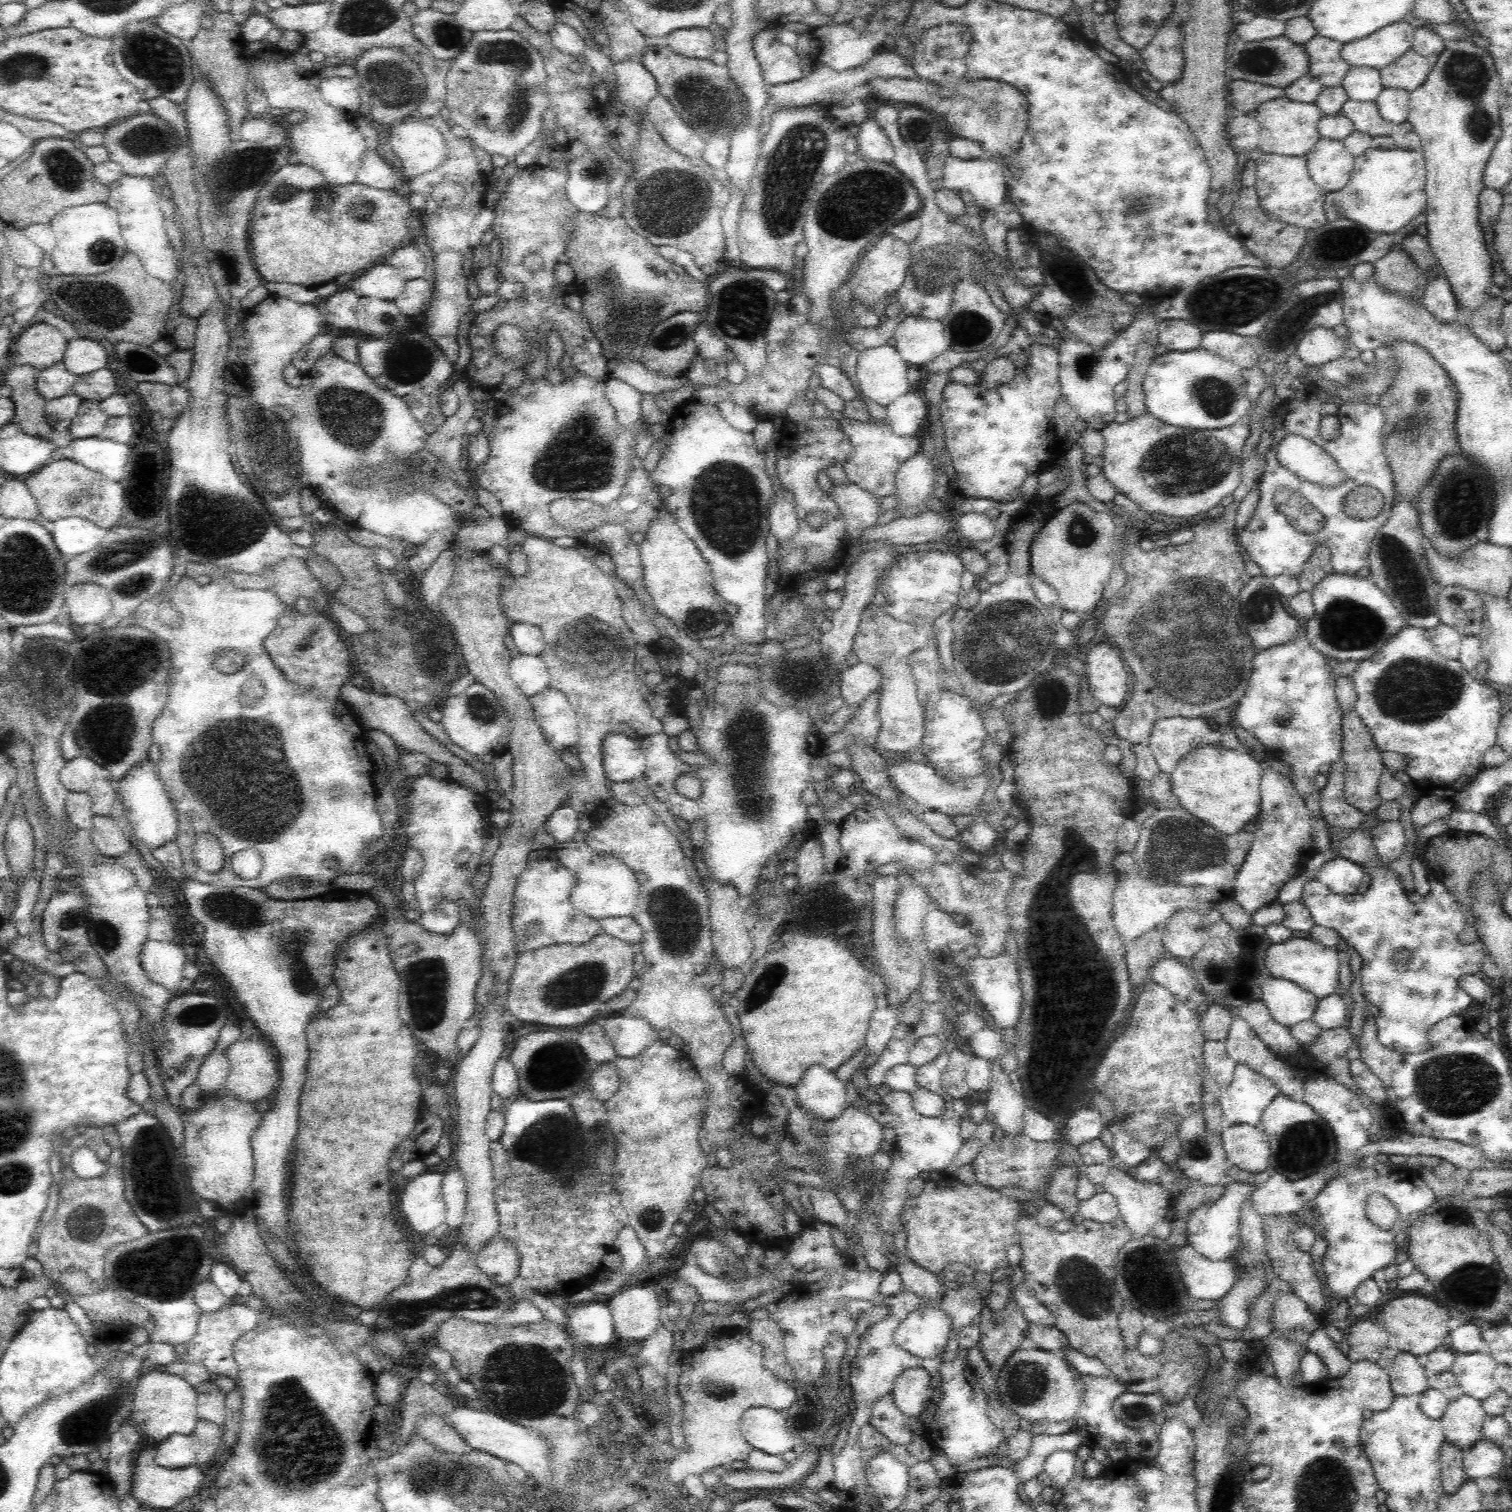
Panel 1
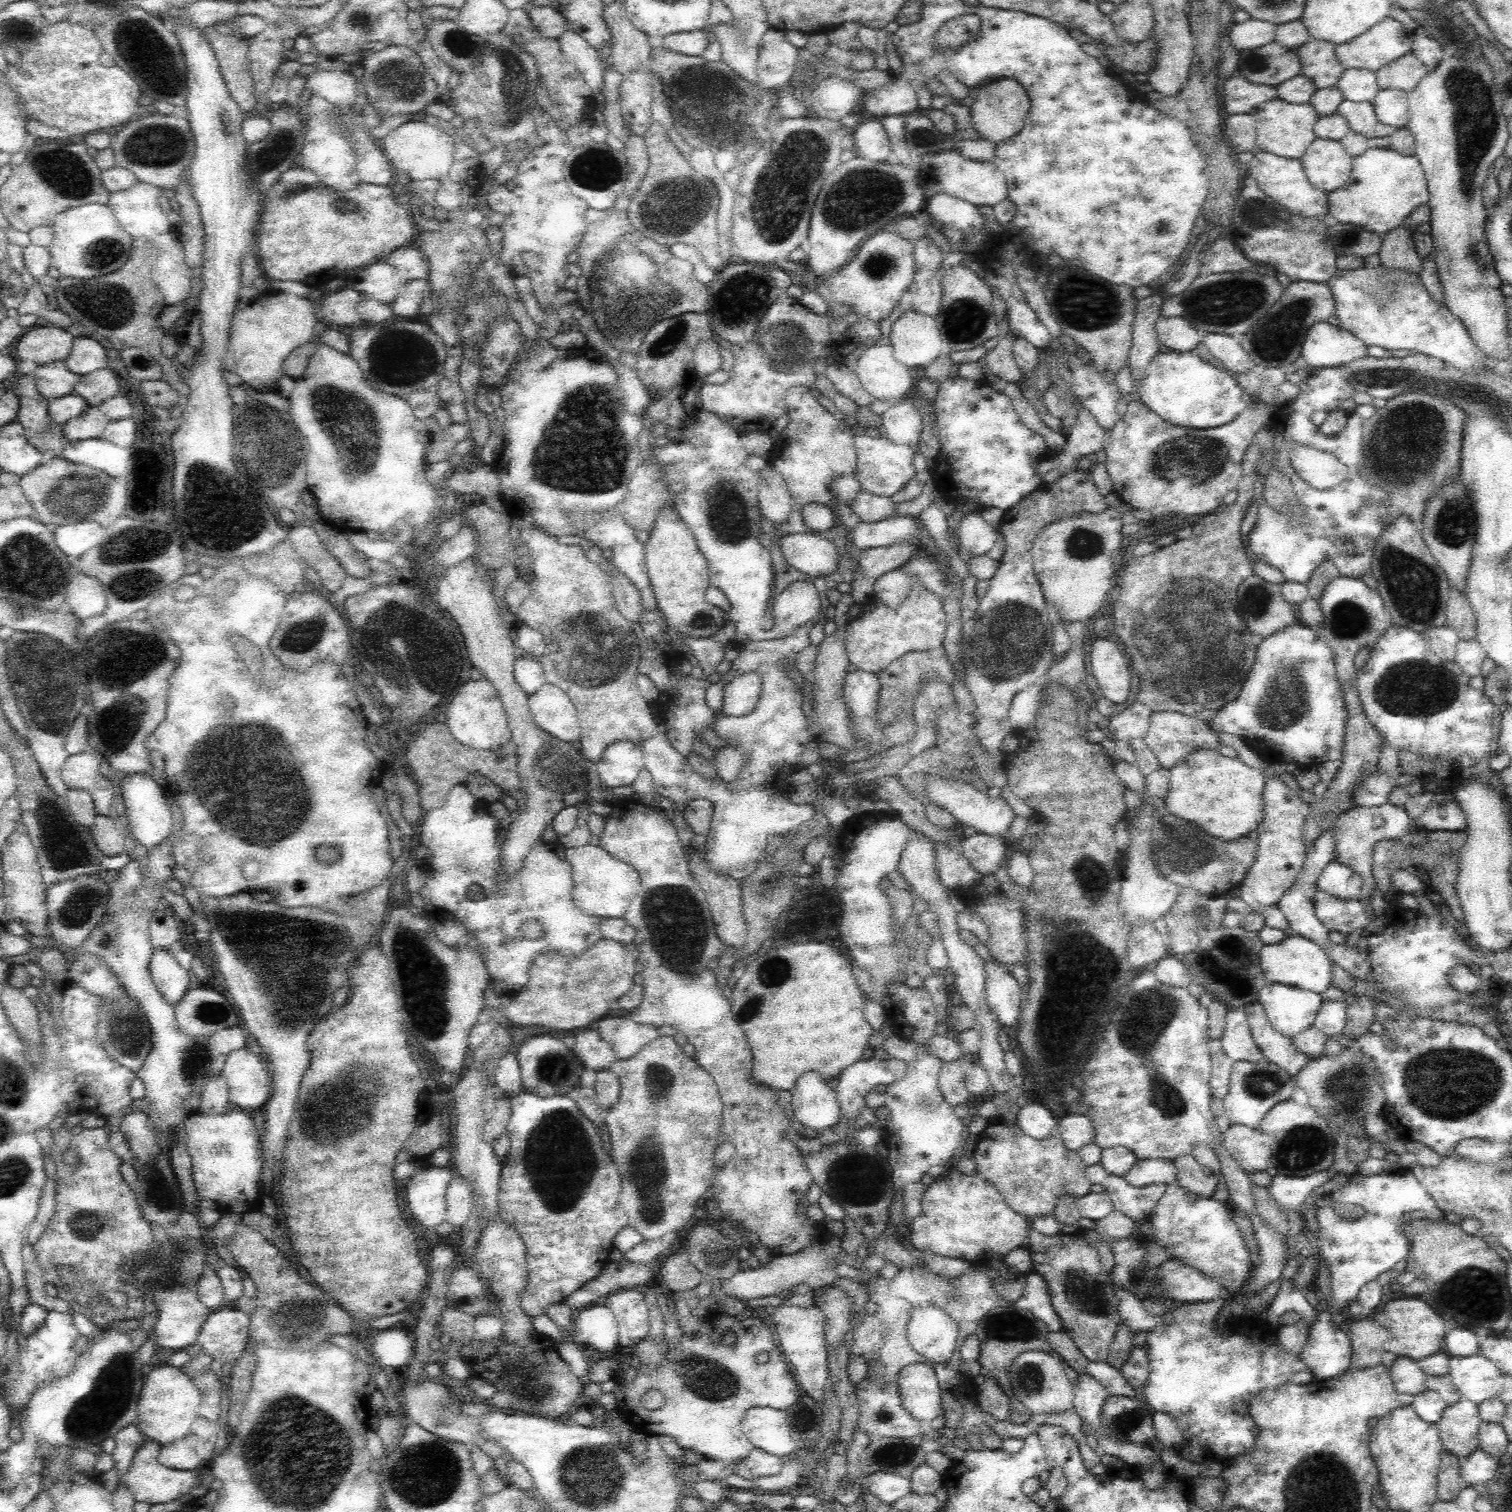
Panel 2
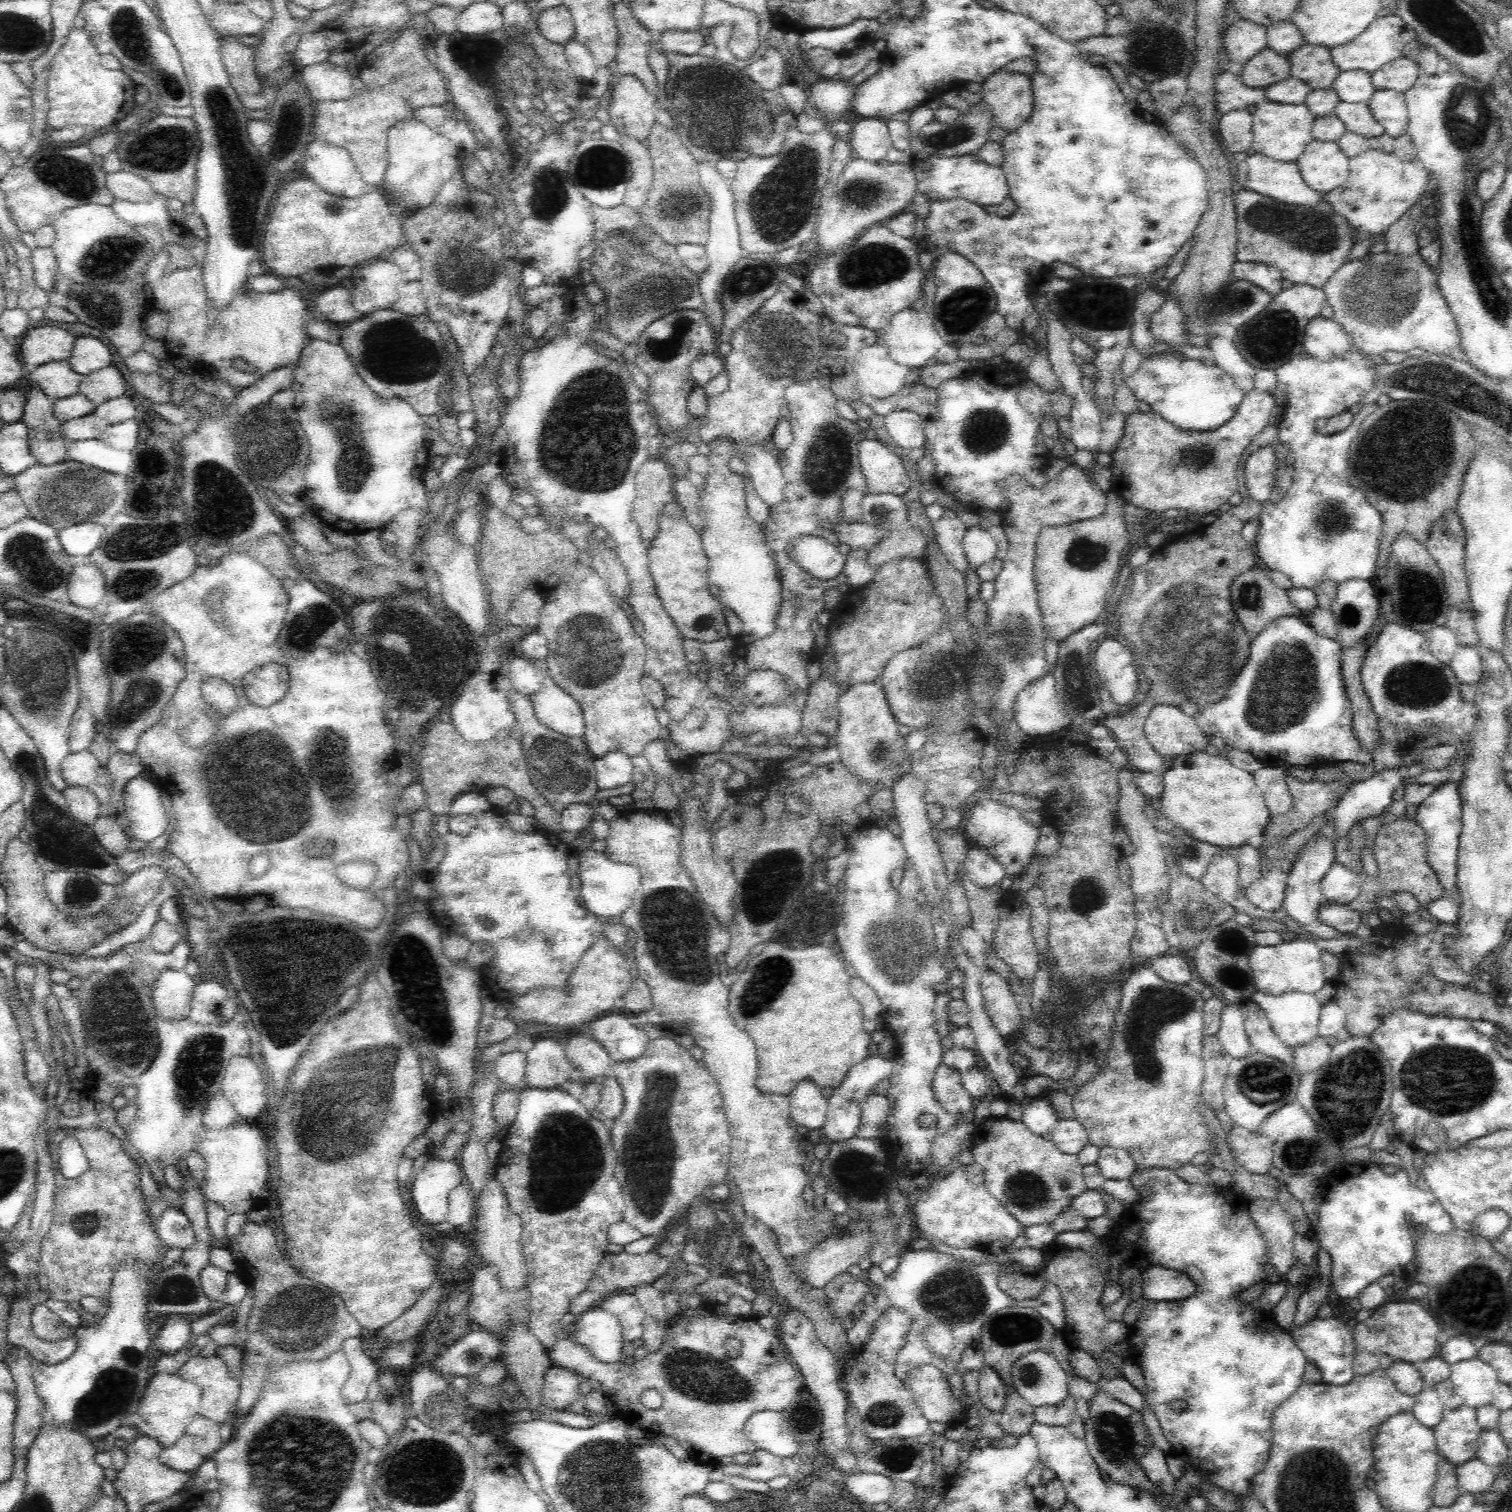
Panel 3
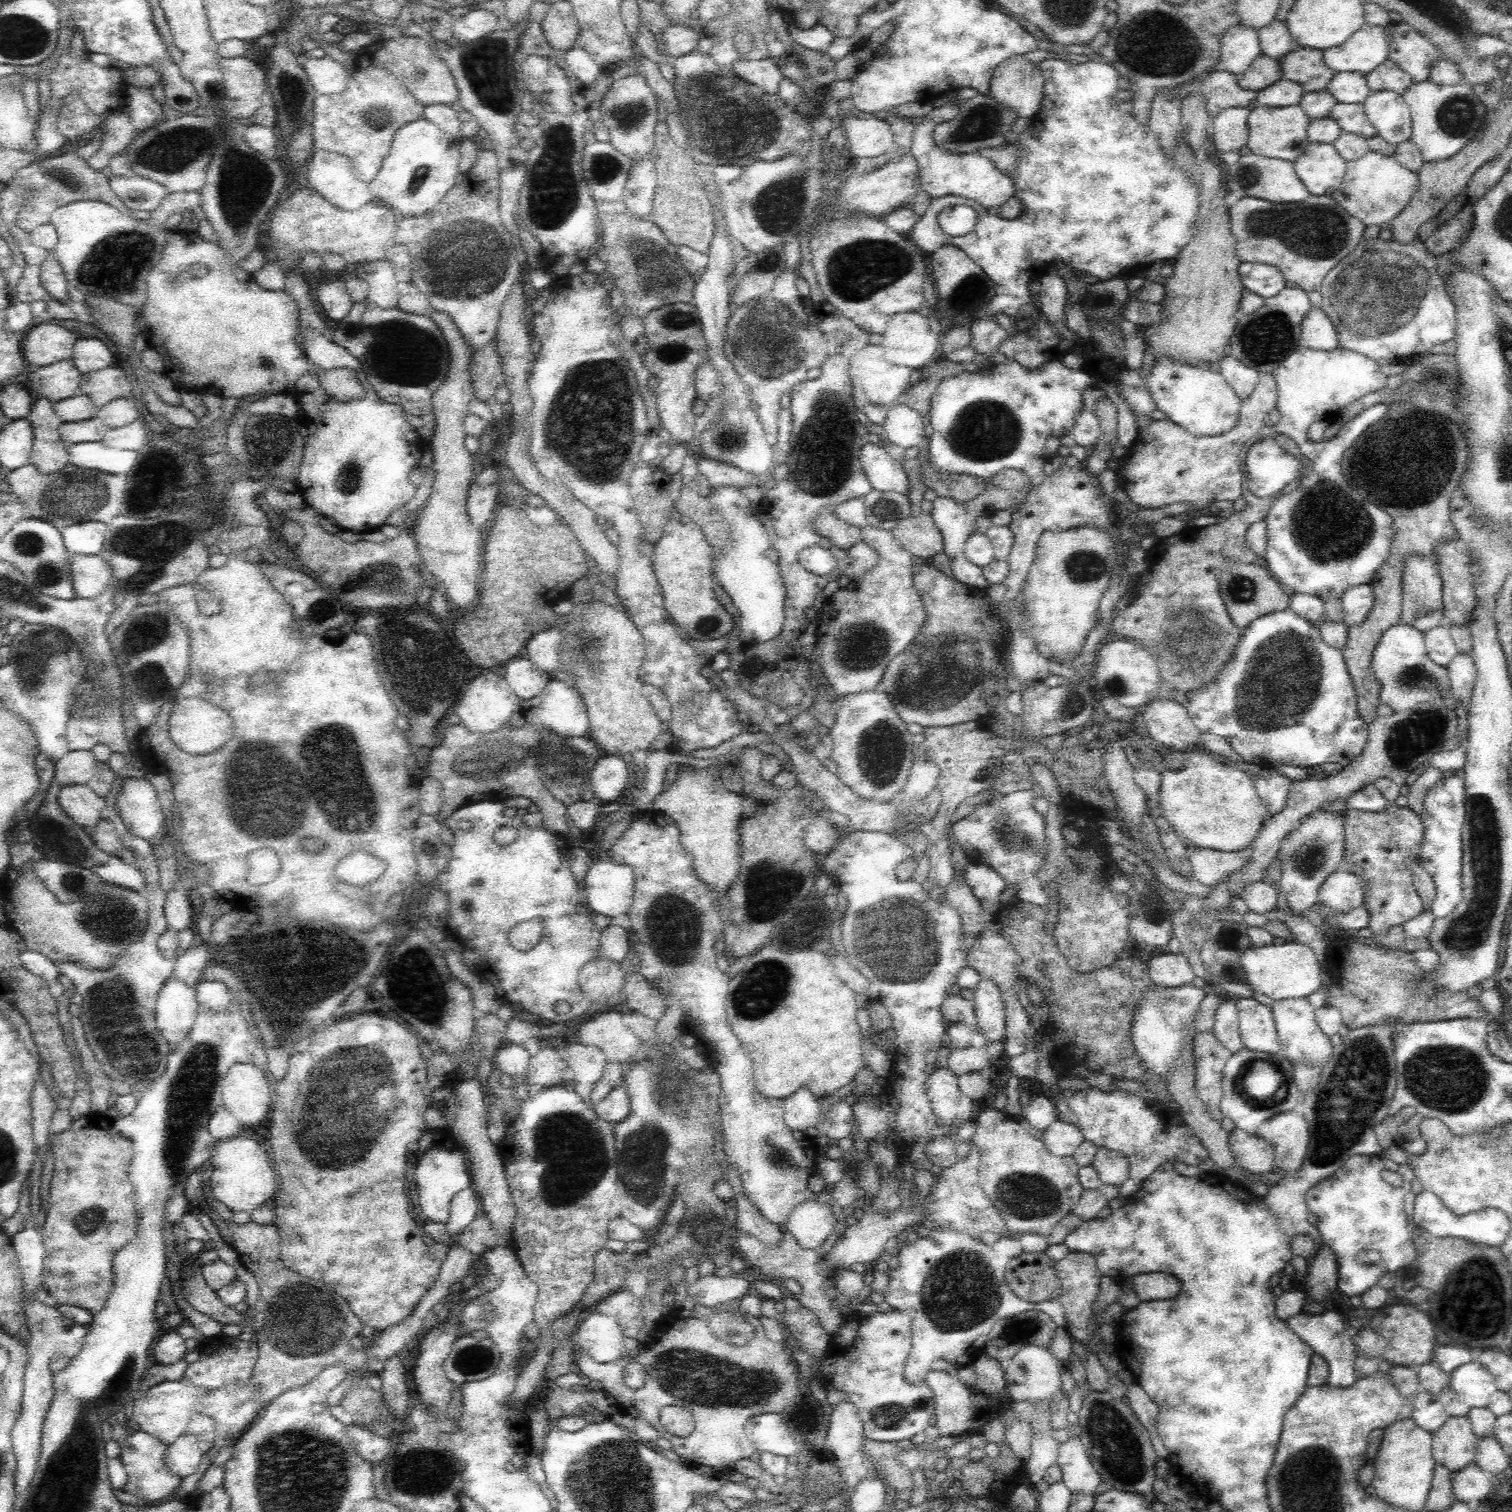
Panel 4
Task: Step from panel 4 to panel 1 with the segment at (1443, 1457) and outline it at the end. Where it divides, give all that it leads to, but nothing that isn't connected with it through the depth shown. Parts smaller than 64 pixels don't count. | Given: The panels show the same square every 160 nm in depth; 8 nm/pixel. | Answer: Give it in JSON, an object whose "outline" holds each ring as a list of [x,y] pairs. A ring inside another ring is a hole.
{"outline":[[[1463,1394],[1449,1401],[1446,1412],[1439,1418],[1445,1440],[1461,1449],[1484,1440],[1482,1425],[1487,1415],[1477,1398]]]}

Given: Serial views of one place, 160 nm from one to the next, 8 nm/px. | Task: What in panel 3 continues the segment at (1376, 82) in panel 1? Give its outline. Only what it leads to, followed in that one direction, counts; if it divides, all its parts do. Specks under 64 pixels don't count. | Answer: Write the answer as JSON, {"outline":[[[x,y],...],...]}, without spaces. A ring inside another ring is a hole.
{"outline":[[[1360,69],[1342,71],[1332,88],[1340,100],[1347,103],[1368,103],[1377,90],[1372,83],[1372,74]]]}

